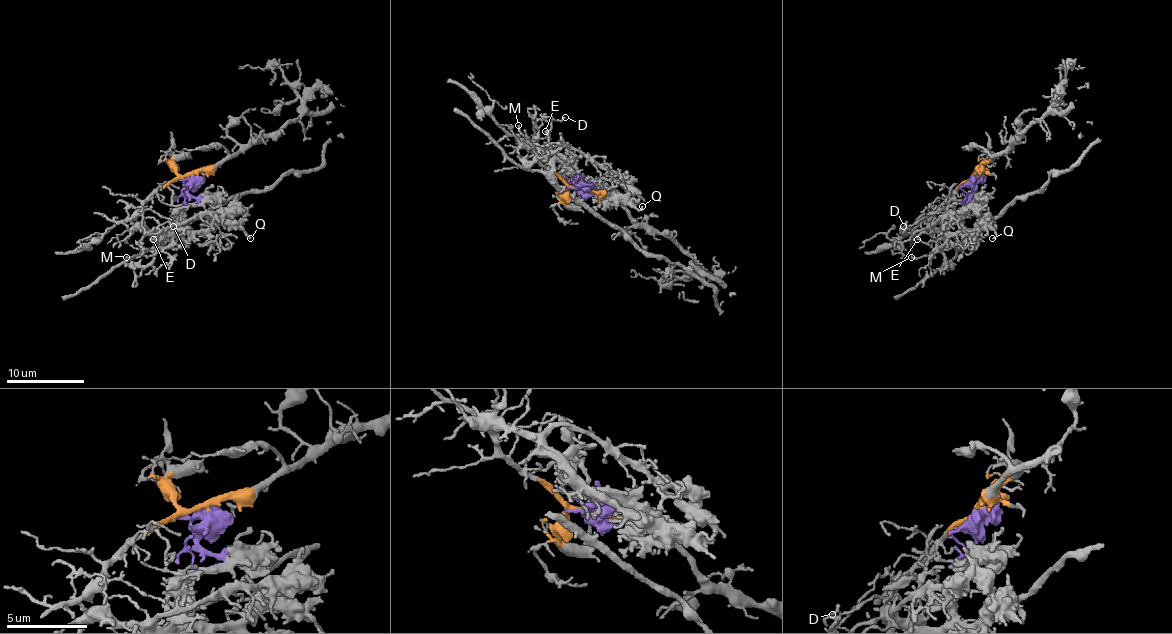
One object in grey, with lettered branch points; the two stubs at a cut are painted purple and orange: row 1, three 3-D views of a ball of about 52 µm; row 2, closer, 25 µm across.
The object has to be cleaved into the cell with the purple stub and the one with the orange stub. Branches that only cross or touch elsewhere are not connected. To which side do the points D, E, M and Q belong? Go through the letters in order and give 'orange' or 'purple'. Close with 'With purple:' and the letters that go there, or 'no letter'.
D: orange
E: purple
M: purple
Q: purple
With purple: E, M, Q

